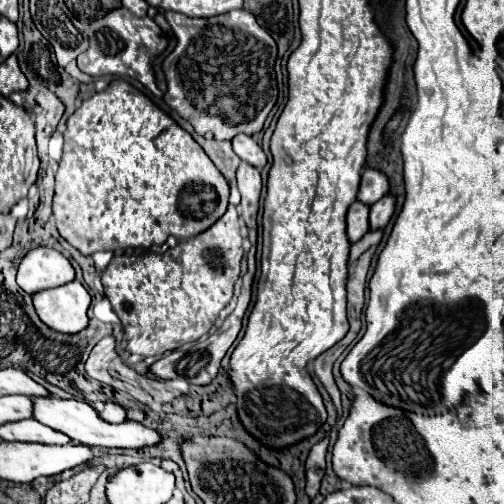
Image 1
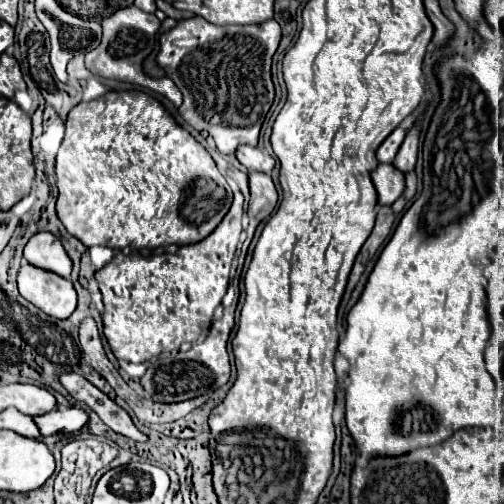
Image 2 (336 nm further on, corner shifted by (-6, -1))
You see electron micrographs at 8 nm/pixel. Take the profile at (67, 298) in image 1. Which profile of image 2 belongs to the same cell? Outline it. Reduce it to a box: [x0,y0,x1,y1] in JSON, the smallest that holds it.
[18,260,76,320]

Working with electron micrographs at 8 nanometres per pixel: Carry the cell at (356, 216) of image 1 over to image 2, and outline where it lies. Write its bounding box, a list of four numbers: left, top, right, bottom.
[372,164,404,206]

